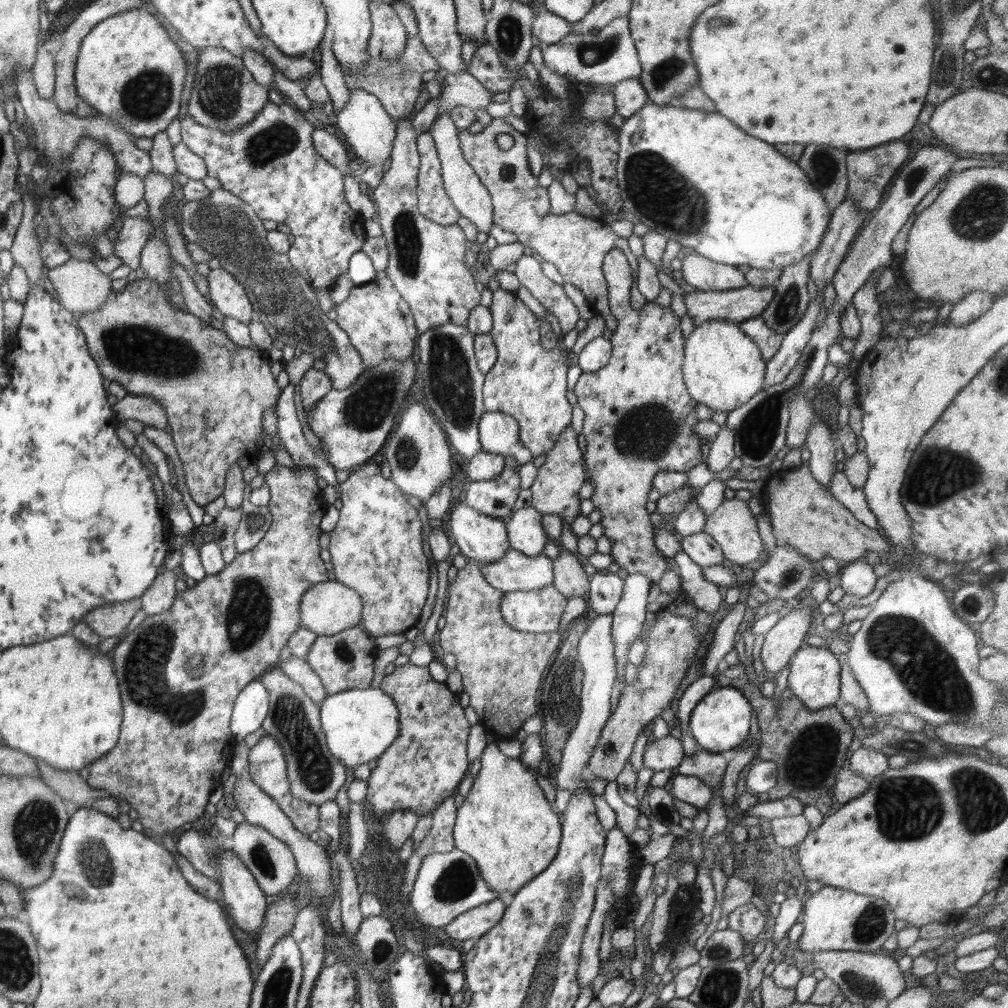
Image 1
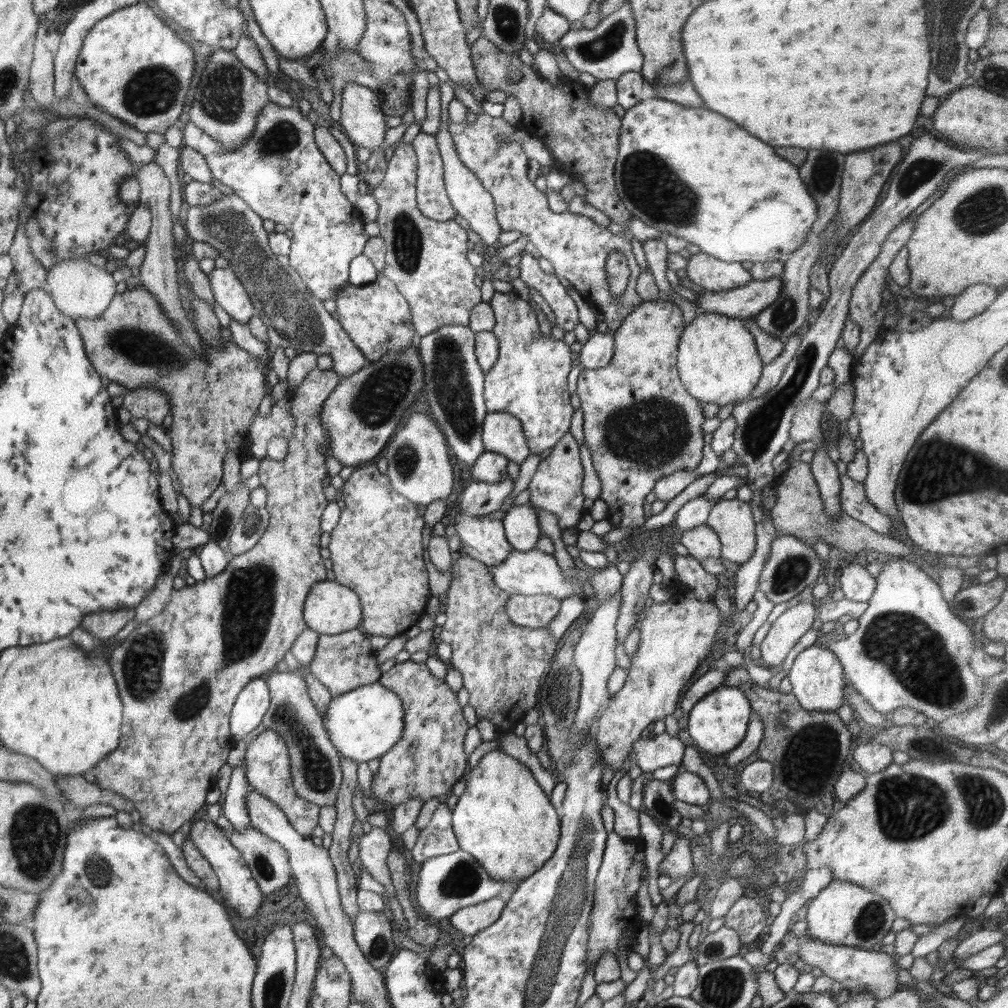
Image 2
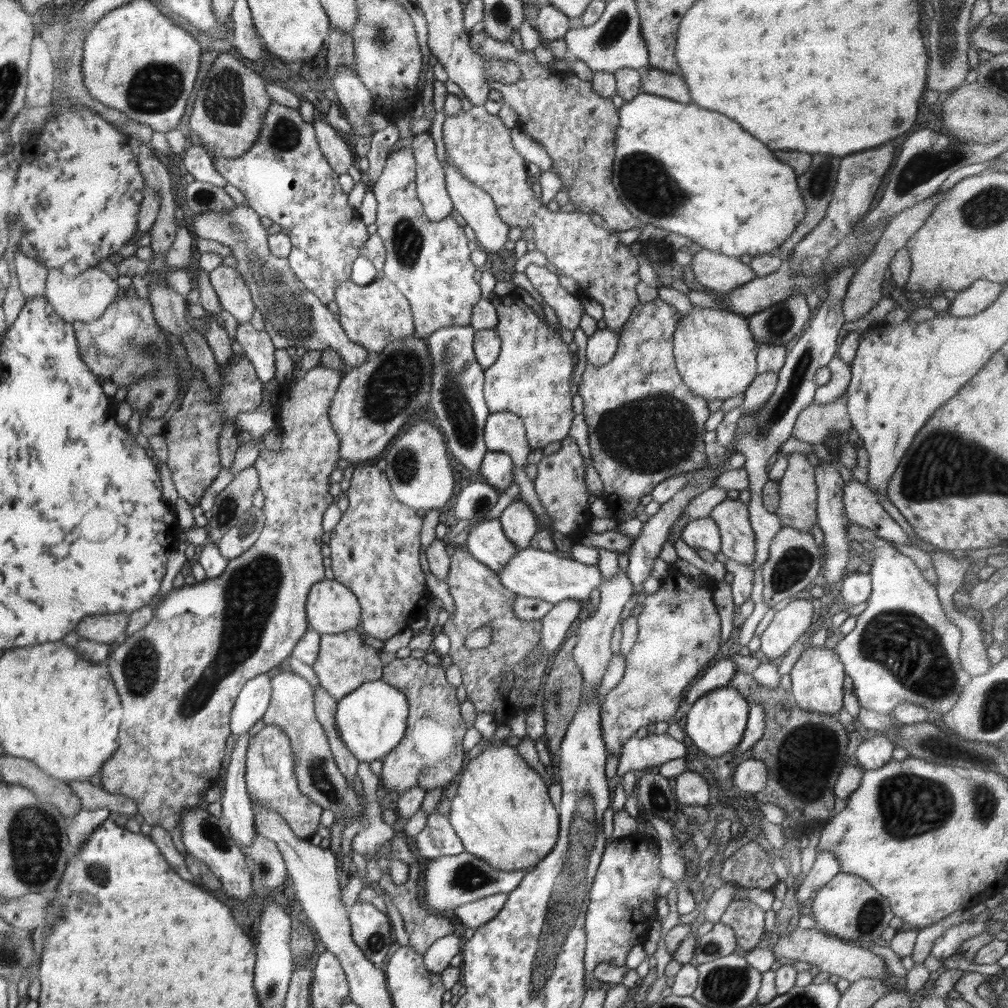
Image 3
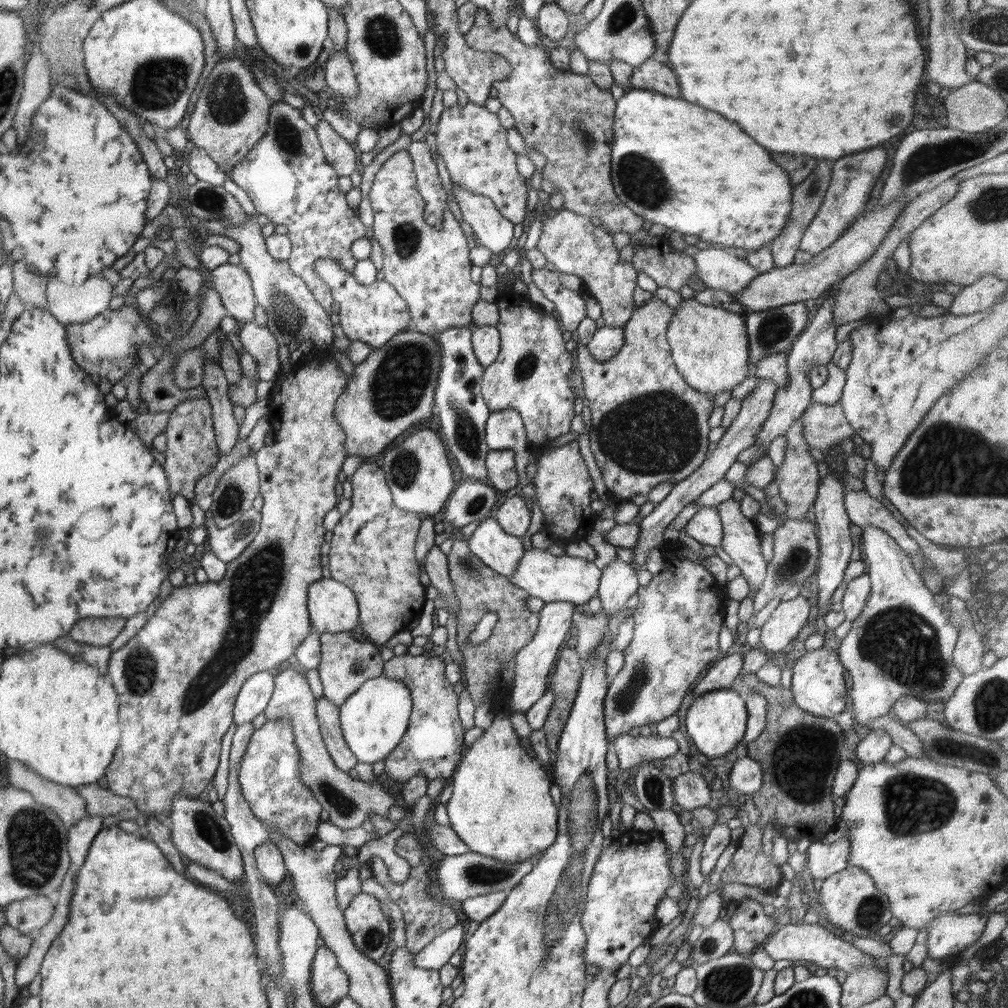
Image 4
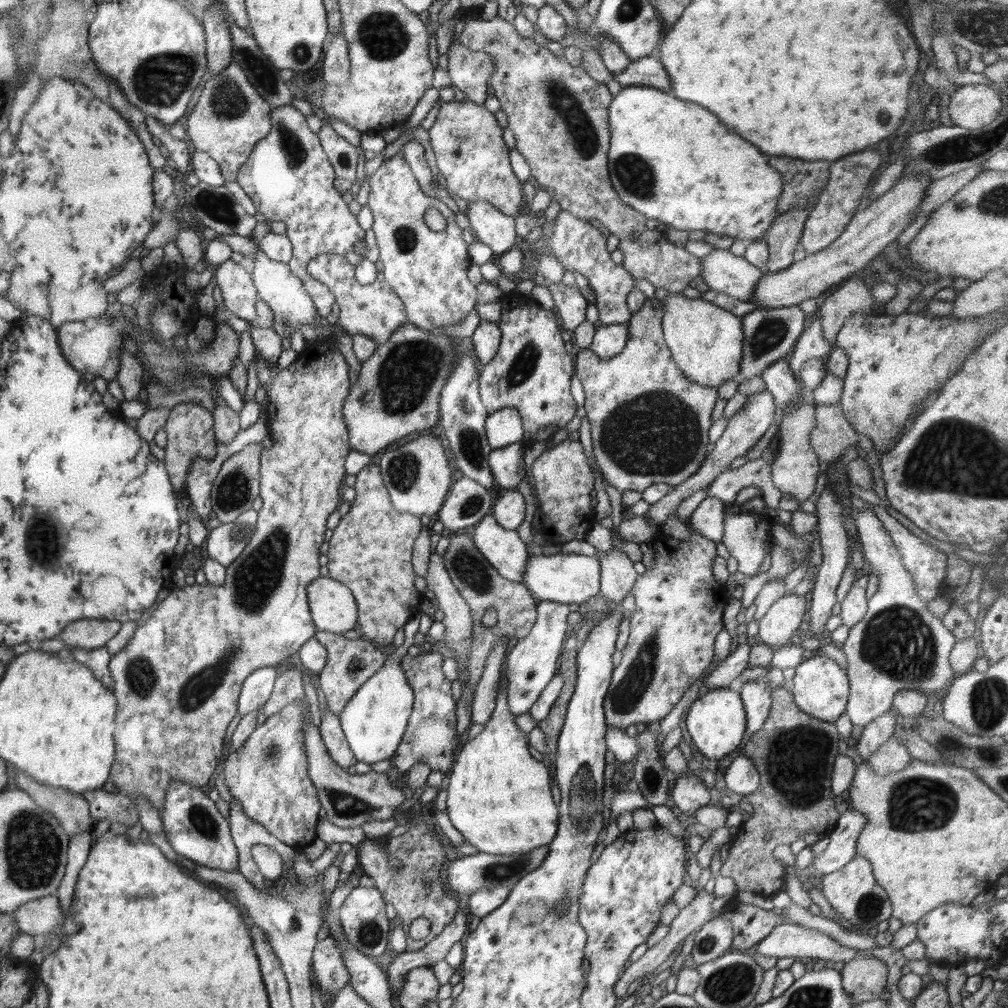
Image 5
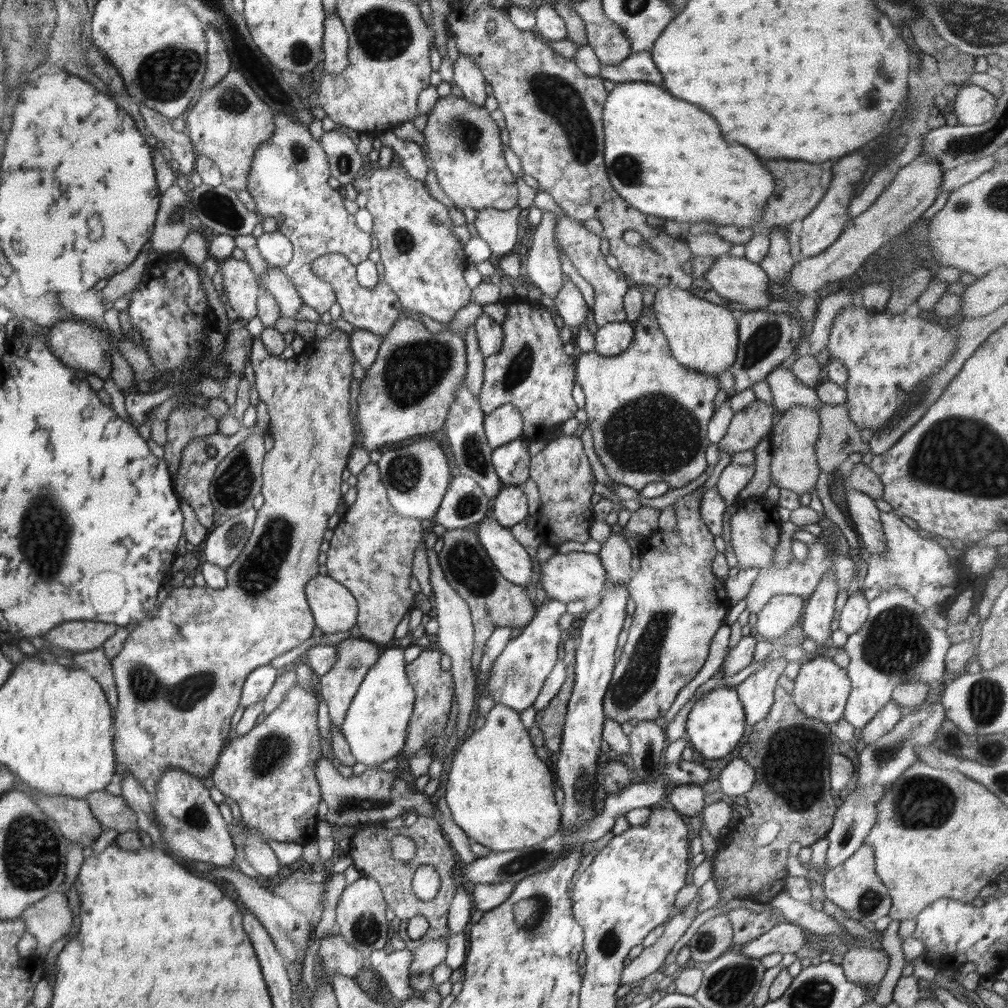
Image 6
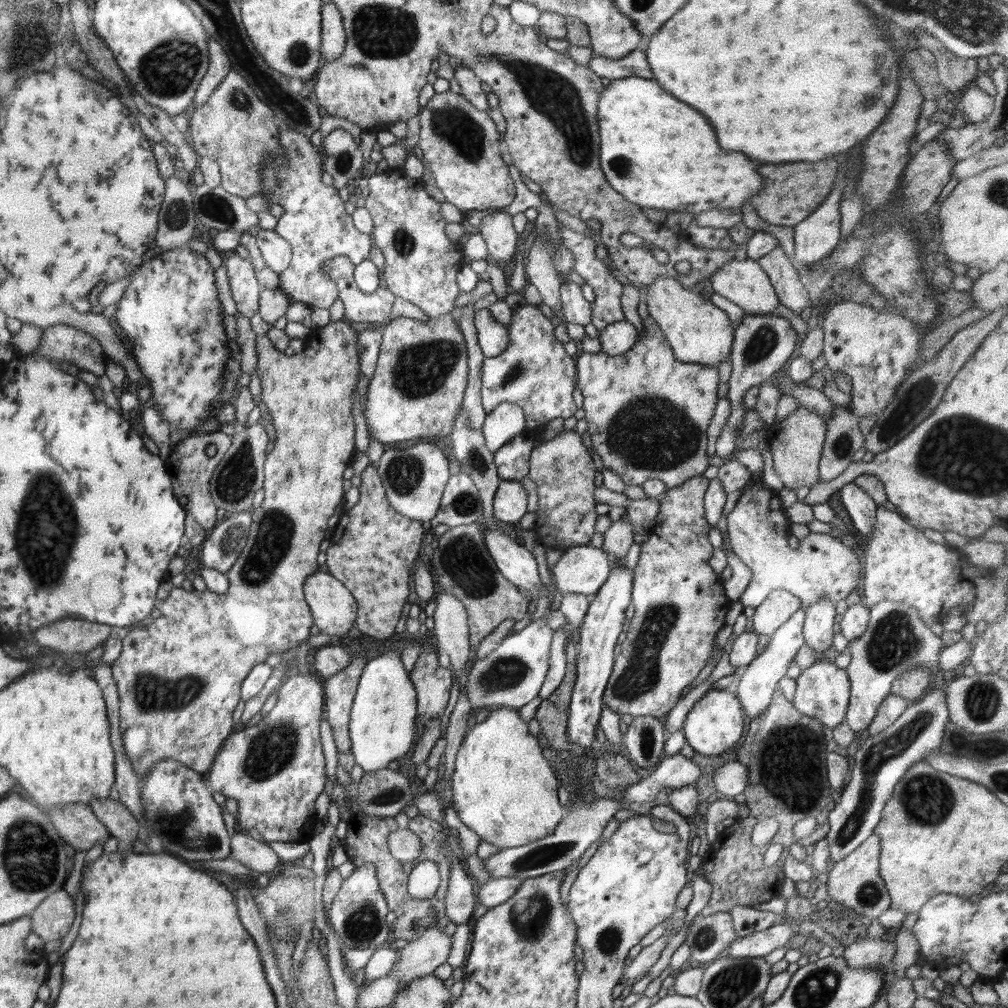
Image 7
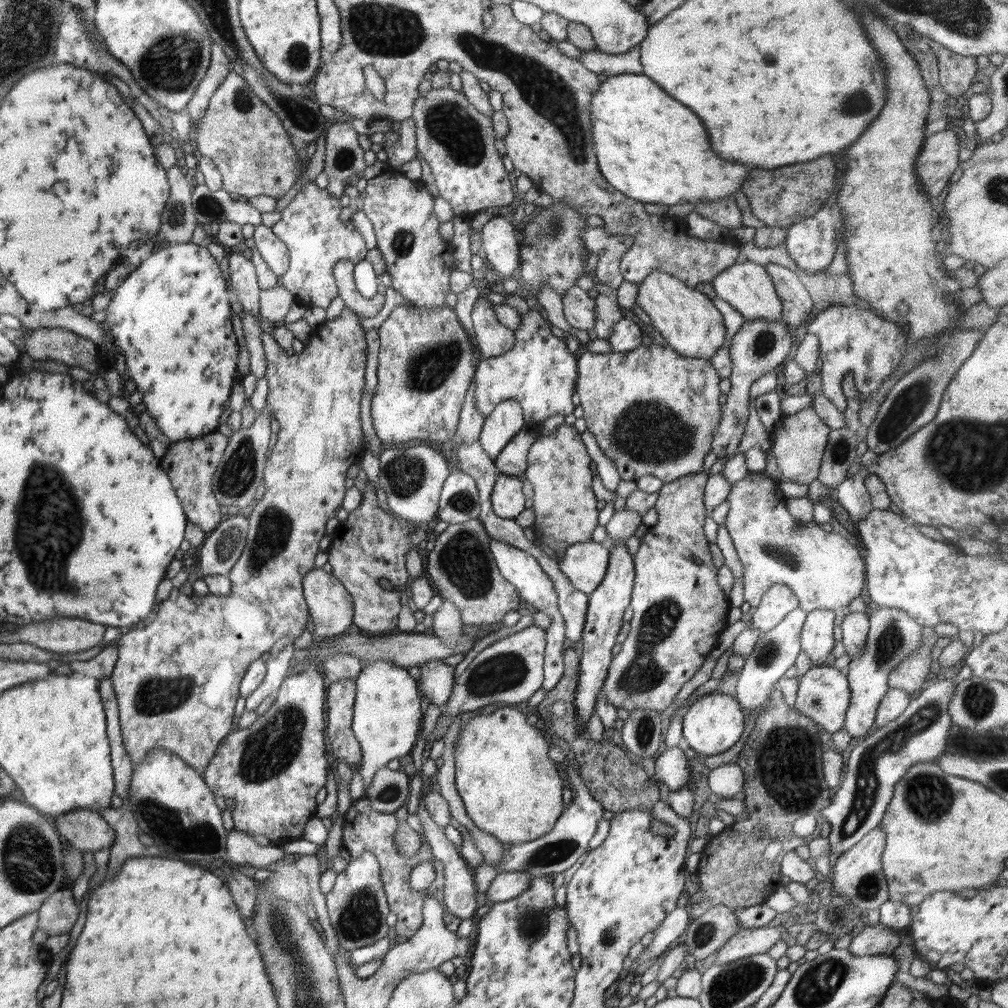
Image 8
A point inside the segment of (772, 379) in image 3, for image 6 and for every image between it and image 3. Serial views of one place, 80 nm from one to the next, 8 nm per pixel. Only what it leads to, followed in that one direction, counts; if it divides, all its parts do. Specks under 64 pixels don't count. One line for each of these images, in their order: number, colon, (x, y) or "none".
4: (756, 406)
5: (745, 429)
6: (753, 423)

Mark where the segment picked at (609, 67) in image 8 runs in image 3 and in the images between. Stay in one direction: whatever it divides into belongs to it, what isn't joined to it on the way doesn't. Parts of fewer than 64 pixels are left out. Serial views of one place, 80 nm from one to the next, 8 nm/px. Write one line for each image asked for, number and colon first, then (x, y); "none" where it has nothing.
3: (656, 81)
4: (652, 75)
5: (647, 71)
6: (639, 67)
7: (635, 63)

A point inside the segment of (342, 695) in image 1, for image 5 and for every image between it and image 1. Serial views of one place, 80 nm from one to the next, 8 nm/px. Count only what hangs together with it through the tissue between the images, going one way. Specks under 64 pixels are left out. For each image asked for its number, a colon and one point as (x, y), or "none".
2: (363, 724)
3: (371, 720)
4: (373, 720)
5: (374, 720)

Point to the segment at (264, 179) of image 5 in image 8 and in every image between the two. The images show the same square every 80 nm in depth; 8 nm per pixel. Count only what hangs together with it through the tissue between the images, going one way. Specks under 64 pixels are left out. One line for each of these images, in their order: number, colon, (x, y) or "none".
6: (289, 176)
7: (315, 223)
8: (316, 237)

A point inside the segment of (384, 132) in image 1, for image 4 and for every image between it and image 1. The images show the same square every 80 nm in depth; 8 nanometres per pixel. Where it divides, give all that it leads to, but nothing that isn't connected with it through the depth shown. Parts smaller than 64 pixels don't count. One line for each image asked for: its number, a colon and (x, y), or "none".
2: (362, 120)
3: (354, 97)
4: (340, 78)

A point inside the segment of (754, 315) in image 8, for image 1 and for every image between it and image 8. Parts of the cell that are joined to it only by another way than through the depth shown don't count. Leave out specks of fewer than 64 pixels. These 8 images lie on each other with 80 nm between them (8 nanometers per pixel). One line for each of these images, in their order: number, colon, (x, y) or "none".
1: (700, 272)
2: (712, 274)
3: (720, 273)
4: (721, 269)
5: (723, 271)
6: (735, 278)
7: (743, 282)

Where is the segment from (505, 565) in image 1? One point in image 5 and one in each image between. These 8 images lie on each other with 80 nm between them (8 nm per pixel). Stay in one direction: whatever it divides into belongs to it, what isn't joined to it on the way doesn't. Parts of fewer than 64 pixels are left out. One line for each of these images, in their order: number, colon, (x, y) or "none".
2: (534, 572)
3: (531, 572)
4: (552, 578)
5: (573, 578)

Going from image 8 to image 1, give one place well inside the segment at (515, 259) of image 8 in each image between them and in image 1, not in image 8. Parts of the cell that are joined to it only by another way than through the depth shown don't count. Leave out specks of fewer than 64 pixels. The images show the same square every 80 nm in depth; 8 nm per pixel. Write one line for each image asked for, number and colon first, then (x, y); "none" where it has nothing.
1: (470, 197)
2: (470, 199)
3: (476, 206)
4: (490, 229)
5: (492, 227)
6: (499, 228)
7: (502, 241)

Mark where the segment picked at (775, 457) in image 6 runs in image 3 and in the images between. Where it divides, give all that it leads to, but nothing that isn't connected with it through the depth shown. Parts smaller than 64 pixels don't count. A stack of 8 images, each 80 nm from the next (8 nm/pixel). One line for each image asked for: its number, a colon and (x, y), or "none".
3: (798, 491)
4: (797, 478)
5: (795, 470)

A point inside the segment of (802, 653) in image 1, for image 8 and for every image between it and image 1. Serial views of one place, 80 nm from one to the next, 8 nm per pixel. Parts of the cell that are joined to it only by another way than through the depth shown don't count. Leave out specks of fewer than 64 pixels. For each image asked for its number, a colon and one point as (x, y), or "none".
2: (817, 677)
3: (817, 677)
4: (818, 687)
5: (820, 687)
6: (821, 690)
7: (823, 690)
8: (823, 695)

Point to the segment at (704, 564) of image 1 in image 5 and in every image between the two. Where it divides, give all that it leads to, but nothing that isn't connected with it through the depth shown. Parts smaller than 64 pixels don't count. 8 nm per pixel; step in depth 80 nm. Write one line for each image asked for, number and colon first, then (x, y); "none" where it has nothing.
2: (701, 542)
3: (703, 533)
4: (706, 527)
5: (708, 519)

